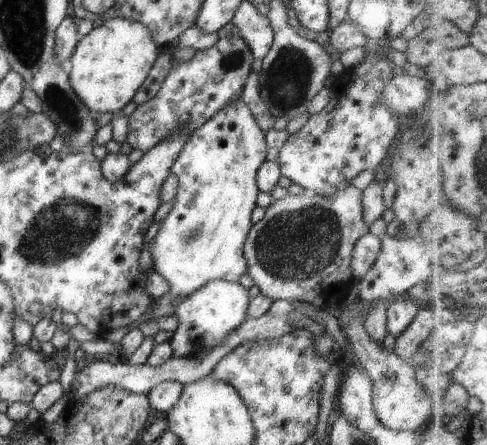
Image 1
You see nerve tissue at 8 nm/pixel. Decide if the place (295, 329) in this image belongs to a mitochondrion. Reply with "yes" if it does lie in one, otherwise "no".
no

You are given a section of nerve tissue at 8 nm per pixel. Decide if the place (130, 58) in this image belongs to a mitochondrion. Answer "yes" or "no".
no

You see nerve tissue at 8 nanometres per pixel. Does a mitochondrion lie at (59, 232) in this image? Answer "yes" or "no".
yes

